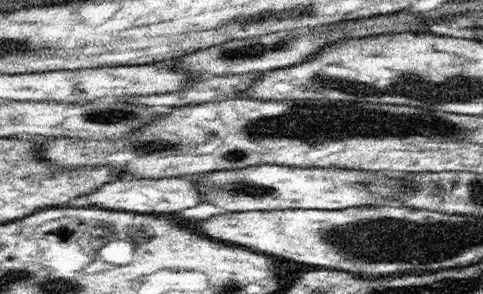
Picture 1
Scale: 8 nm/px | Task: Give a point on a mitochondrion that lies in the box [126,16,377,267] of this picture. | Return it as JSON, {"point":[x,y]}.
{"point":[246,52]}

